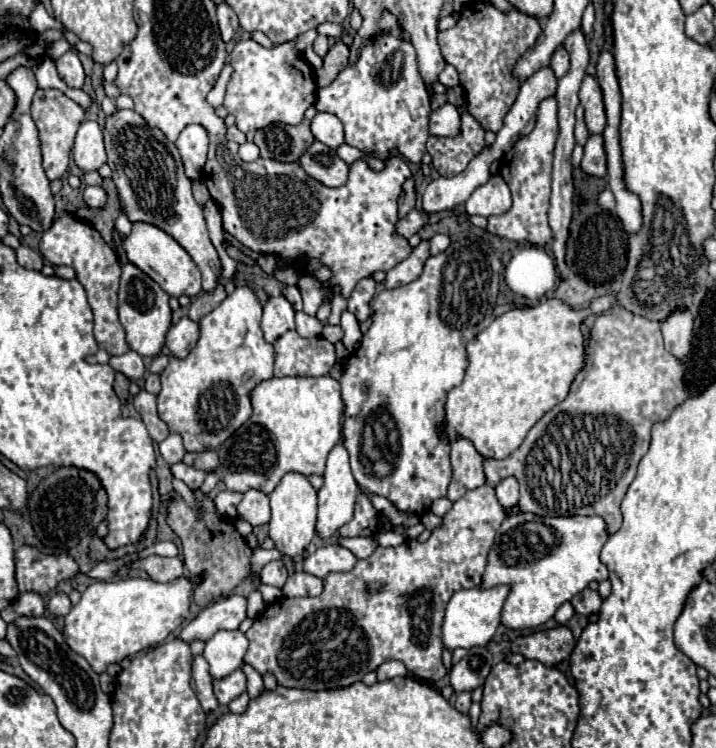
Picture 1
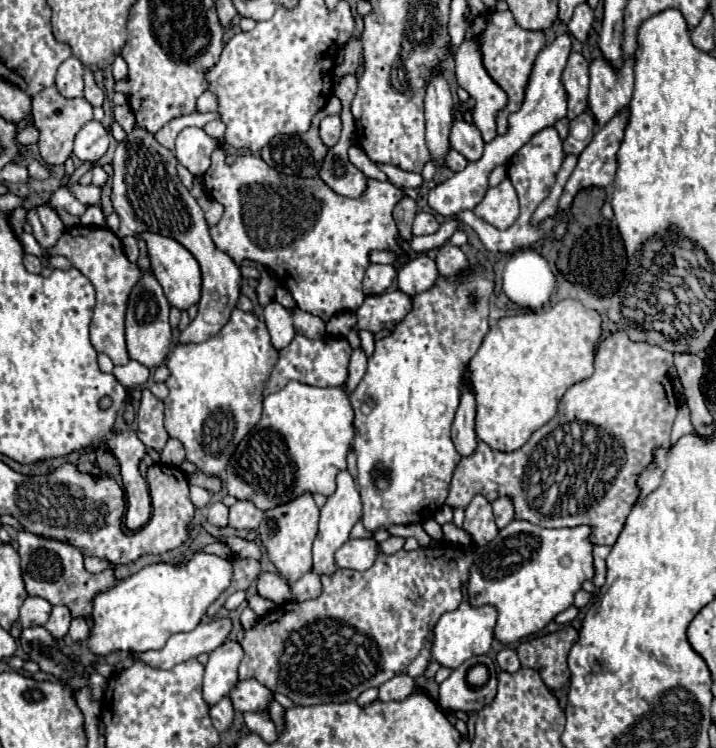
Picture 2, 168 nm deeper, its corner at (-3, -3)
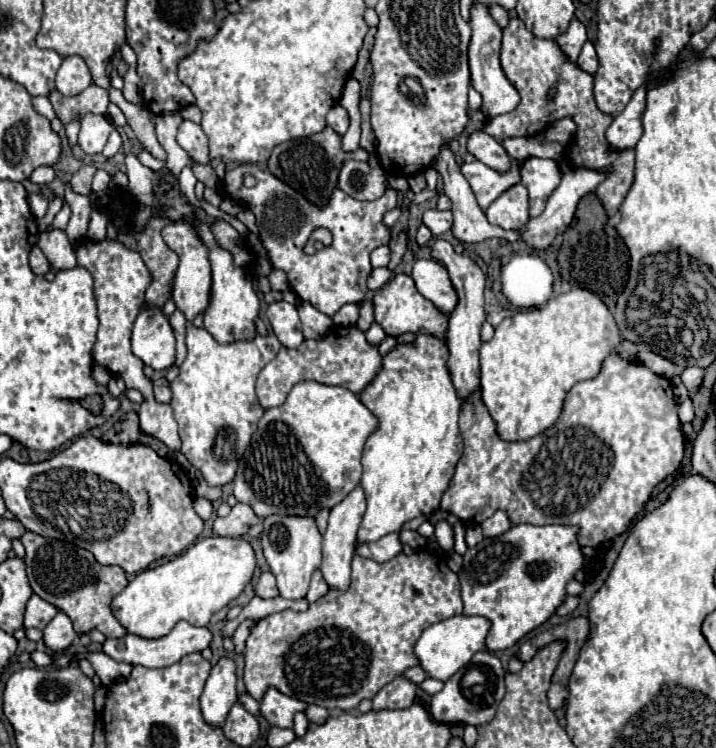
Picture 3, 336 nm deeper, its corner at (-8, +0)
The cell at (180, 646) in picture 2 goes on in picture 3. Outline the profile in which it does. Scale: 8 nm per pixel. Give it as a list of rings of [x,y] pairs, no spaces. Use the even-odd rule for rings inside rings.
[[[180,621],[166,637],[160,637],[160,639],[144,639],[138,635],[124,635],[120,639],[106,639],[104,653],[116,661],[122,661],[122,663],[158,669],[158,667],[170,667],[170,665],[178,663],[184,655],[190,655],[194,651],[202,651],[202,649],[210,647],[210,643],[212,643],[212,633],[208,627],[196,627],[188,621]]]

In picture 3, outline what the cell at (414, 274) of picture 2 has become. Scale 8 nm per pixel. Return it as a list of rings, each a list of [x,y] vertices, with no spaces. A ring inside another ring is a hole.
[[[418,259],[412,269],[412,279],[416,289],[440,311],[450,313],[456,307],[456,291],[448,279],[448,271],[436,259]]]

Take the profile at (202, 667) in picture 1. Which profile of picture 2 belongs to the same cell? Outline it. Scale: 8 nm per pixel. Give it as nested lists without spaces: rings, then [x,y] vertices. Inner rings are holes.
[[[223,698],[219,704],[215,704],[211,710],[211,720],[213,720],[213,726],[219,730],[219,732],[225,732],[231,728],[233,724],[233,714],[235,714],[235,708],[231,704],[229,698]]]

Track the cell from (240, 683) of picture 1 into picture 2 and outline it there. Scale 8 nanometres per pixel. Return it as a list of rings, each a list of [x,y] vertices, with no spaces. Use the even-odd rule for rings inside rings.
[[[243,680],[235,684],[229,698],[233,700],[233,706],[239,712],[255,712],[255,710],[267,712],[269,702],[273,700],[273,692],[267,690],[257,680]]]

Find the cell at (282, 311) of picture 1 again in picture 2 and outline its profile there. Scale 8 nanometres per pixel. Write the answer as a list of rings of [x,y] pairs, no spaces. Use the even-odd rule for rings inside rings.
[[[271,302],[265,306],[263,312],[267,330],[271,334],[271,342],[277,350],[285,348],[291,344],[293,336],[295,336],[295,328],[293,328],[293,320],[291,320],[291,312],[287,308],[283,308],[279,302]]]

